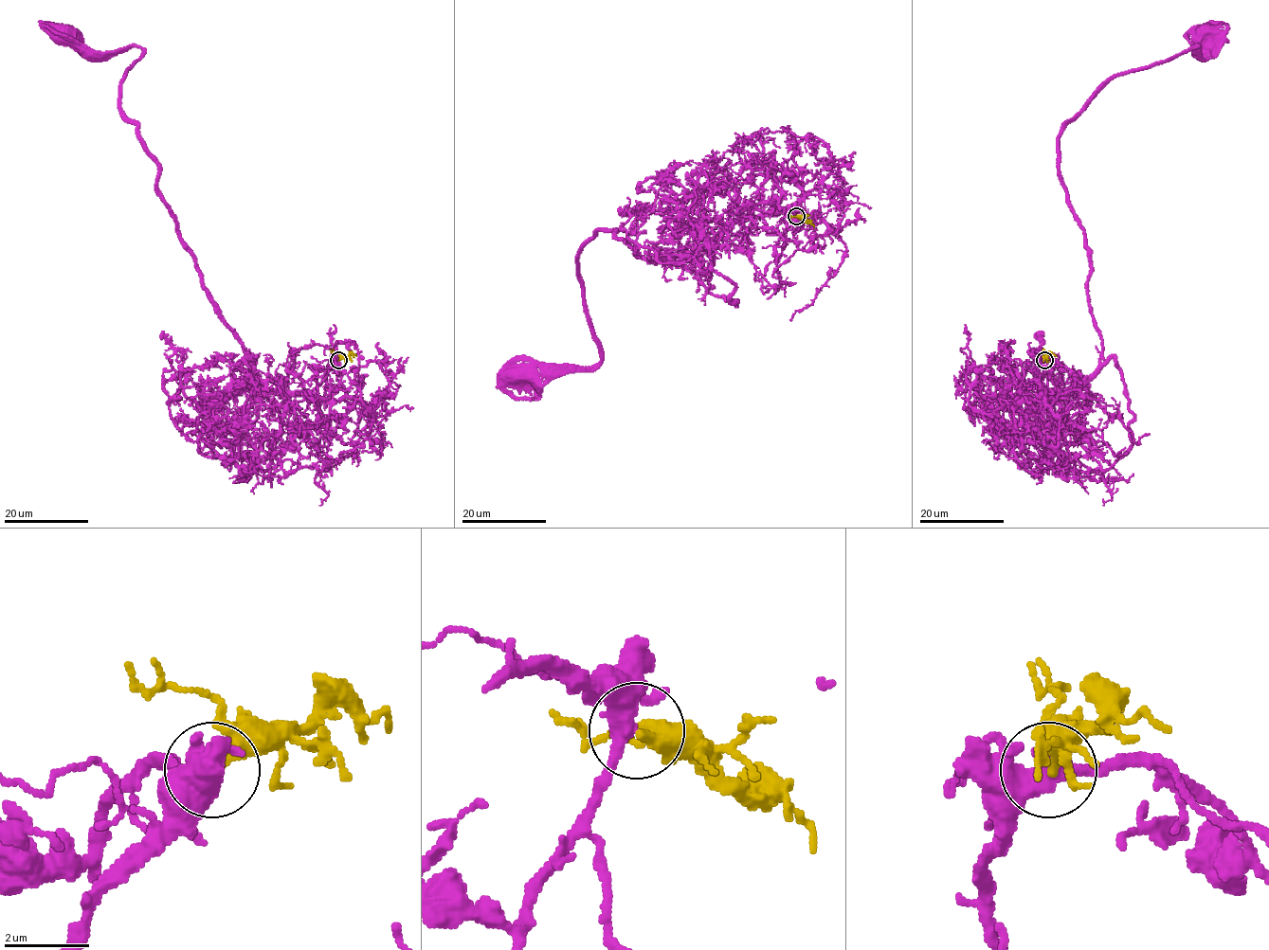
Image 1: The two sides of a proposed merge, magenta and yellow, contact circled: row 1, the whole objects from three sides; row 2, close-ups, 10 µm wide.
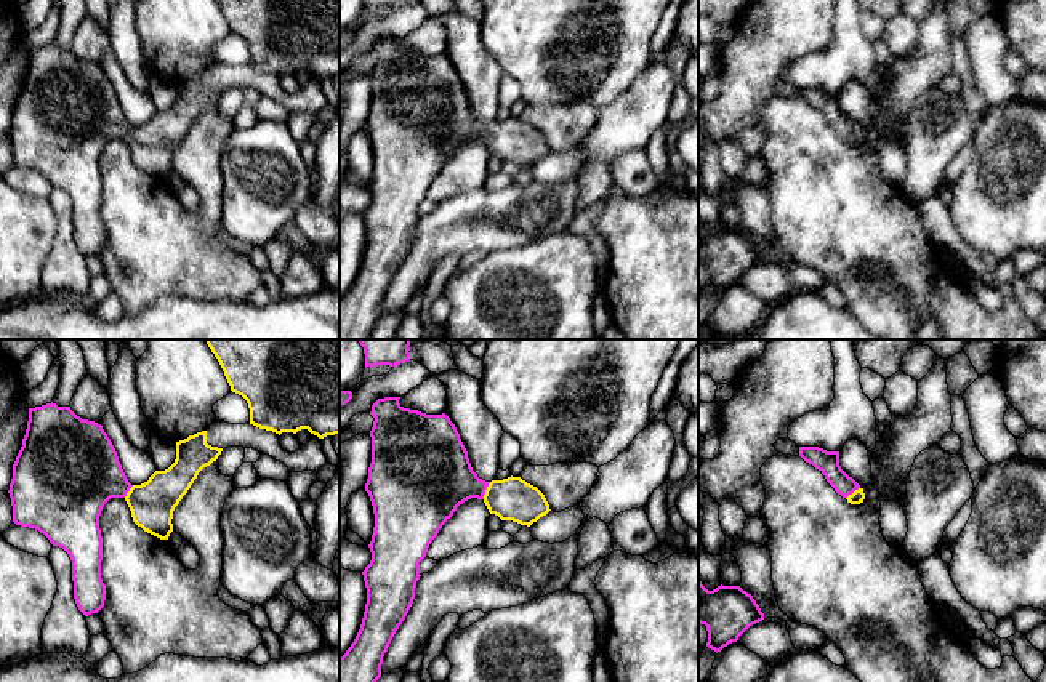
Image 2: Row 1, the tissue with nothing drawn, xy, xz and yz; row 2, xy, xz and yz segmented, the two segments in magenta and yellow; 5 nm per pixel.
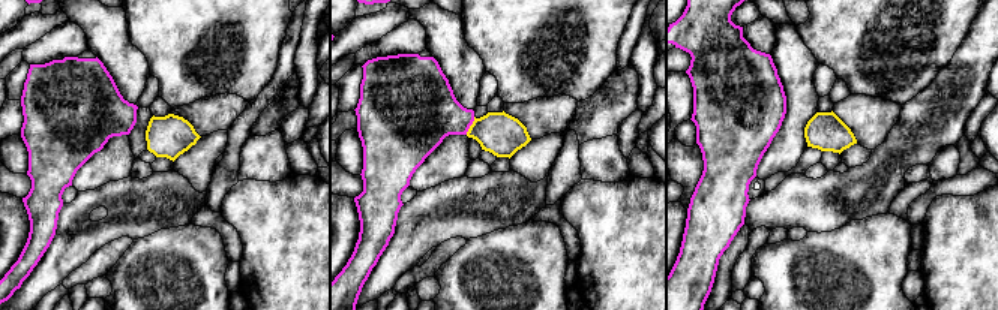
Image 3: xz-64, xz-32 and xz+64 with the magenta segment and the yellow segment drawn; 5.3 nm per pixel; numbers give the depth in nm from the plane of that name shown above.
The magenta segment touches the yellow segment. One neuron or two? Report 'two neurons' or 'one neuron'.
one neuron

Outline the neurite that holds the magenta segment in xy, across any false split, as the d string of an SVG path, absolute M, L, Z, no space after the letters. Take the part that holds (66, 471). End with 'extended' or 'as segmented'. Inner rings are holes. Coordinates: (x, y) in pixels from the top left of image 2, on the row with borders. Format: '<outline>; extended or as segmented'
M46 403L29 408L22 447L13 464L10 498L13 522L43 533L53 546L62 548L72 560L74 599L88 616L104 607L106 584L101 578L103 536L99 516L111 498L123 498L133 522L144 532L168 540L173 511L187 493L199 472L218 459L223 448L207 443L207 431L176 442L176 459L165 471L155 471L147 482L131 485L117 451L103 426L82 419L70 407Z; extended

